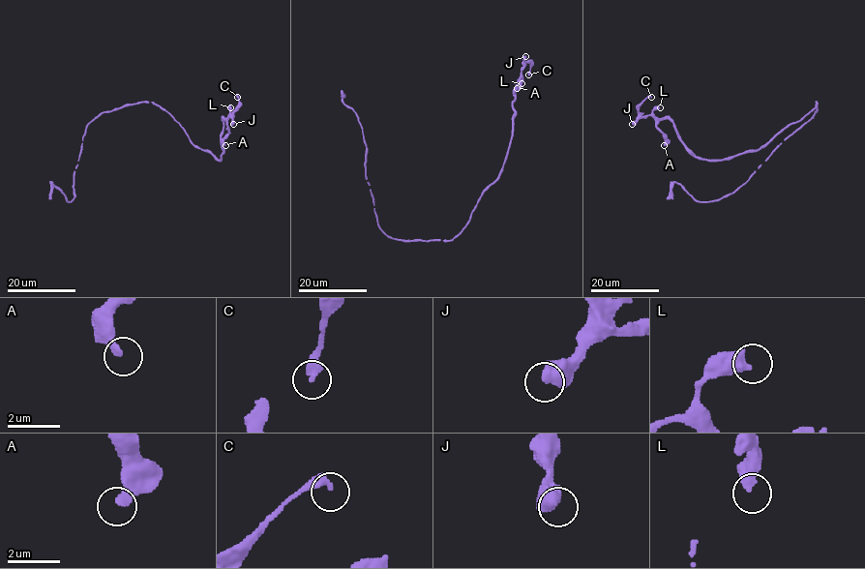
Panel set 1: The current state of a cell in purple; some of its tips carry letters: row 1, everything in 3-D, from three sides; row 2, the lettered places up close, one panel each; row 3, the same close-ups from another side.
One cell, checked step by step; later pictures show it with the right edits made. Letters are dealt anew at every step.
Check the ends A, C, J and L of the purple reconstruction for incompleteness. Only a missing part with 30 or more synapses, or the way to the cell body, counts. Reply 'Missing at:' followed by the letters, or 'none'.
Missing at: none

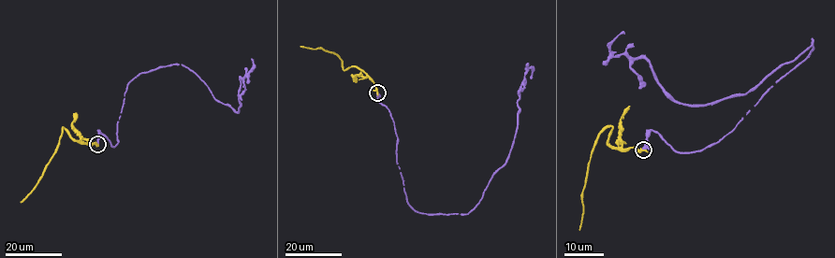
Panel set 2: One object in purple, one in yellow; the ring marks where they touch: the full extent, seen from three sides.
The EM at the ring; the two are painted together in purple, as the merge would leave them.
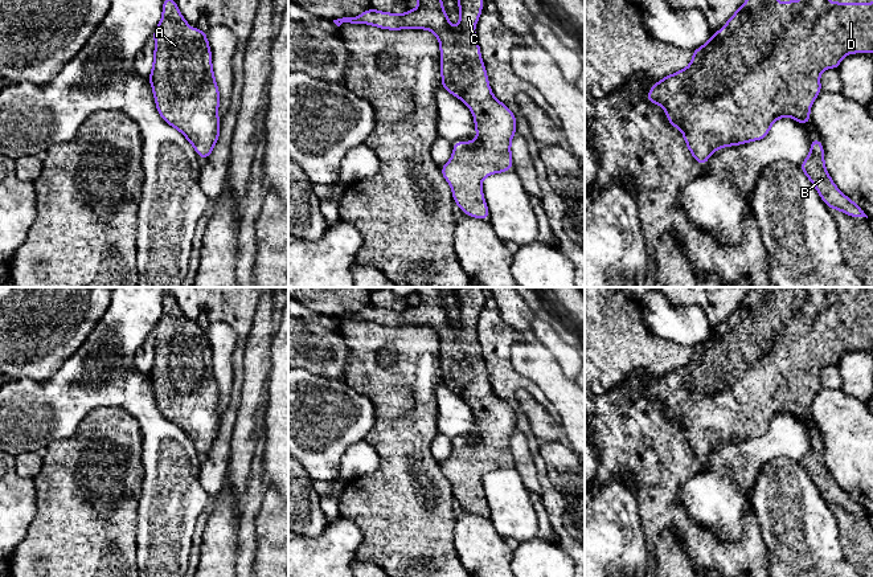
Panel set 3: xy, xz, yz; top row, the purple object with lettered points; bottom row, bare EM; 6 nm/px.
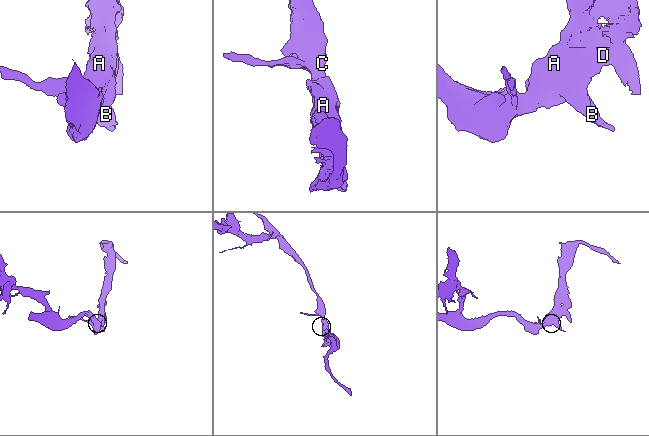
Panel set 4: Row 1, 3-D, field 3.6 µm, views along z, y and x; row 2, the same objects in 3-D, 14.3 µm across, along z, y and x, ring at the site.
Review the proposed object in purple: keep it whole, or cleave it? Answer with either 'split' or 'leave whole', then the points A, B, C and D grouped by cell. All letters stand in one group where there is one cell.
leave whole | A B C D

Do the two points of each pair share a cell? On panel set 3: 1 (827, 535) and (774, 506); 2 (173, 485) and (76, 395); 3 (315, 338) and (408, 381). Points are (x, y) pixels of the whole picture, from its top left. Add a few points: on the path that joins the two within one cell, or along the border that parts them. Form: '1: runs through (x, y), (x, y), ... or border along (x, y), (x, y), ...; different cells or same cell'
1: runs through (814, 535), (810, 535), (787, 512); same cell
2: runs through (167, 450), (154, 424), (124, 395), (110, 395); same cell
3: border along (336, 330), (348, 350), (348, 361), (343, 379); different cells

